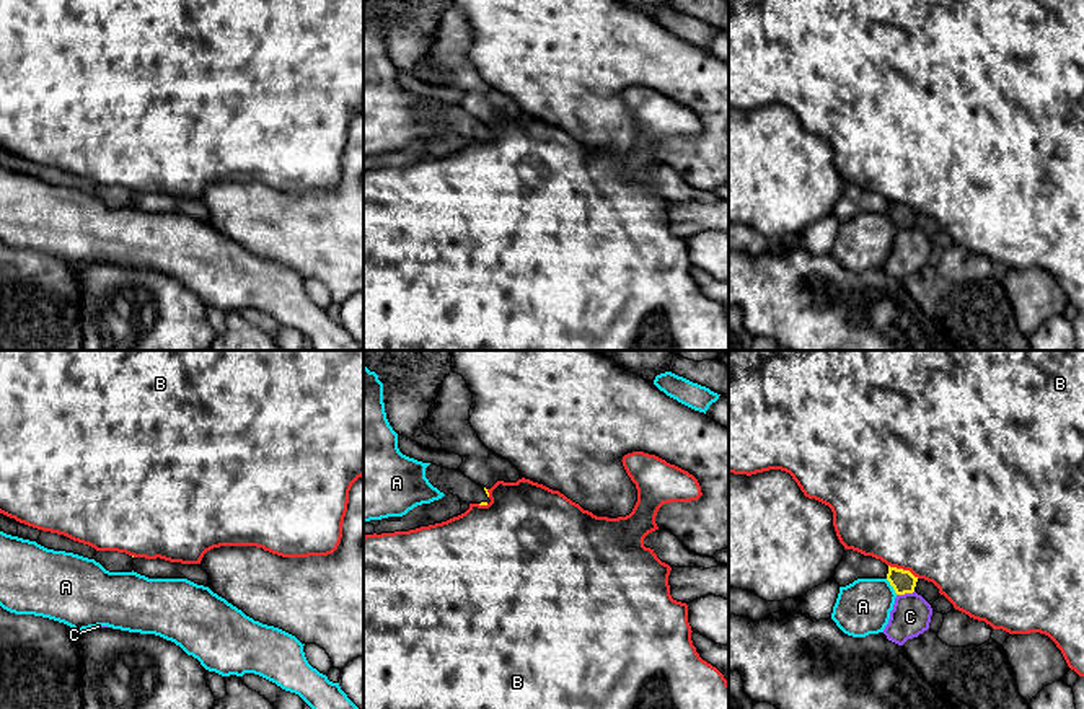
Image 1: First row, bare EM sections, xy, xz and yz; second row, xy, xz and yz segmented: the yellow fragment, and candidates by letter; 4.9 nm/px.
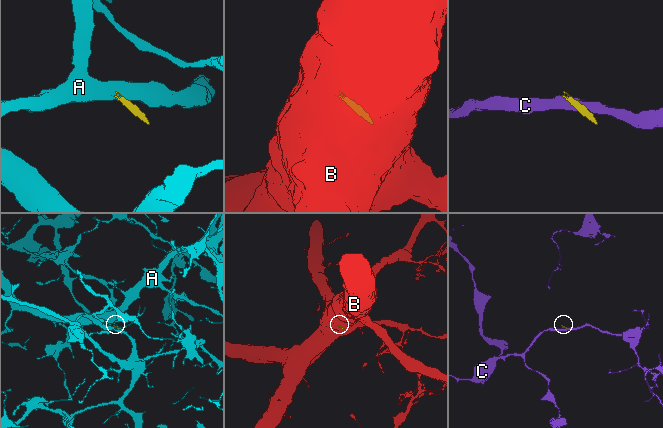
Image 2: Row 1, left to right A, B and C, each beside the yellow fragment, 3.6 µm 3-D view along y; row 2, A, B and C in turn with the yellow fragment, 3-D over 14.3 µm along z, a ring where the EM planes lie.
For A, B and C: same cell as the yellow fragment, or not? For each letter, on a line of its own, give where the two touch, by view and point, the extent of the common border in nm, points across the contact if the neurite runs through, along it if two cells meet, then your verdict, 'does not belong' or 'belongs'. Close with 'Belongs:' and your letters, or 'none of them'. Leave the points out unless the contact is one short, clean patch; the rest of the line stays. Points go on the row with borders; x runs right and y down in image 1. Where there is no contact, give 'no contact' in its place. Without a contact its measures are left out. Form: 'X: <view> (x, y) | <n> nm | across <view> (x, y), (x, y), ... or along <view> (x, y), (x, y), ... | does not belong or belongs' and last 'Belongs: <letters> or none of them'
A: yz (892, 585) | 100 nm | along yz (885, 579), (897, 594) | does not belong
B: yz (902, 569) | 170 nm | does not belong
C: yz (905, 592) | 90 nm | along yz (913, 590), (897, 595) | does not belong
Belongs: none of them

